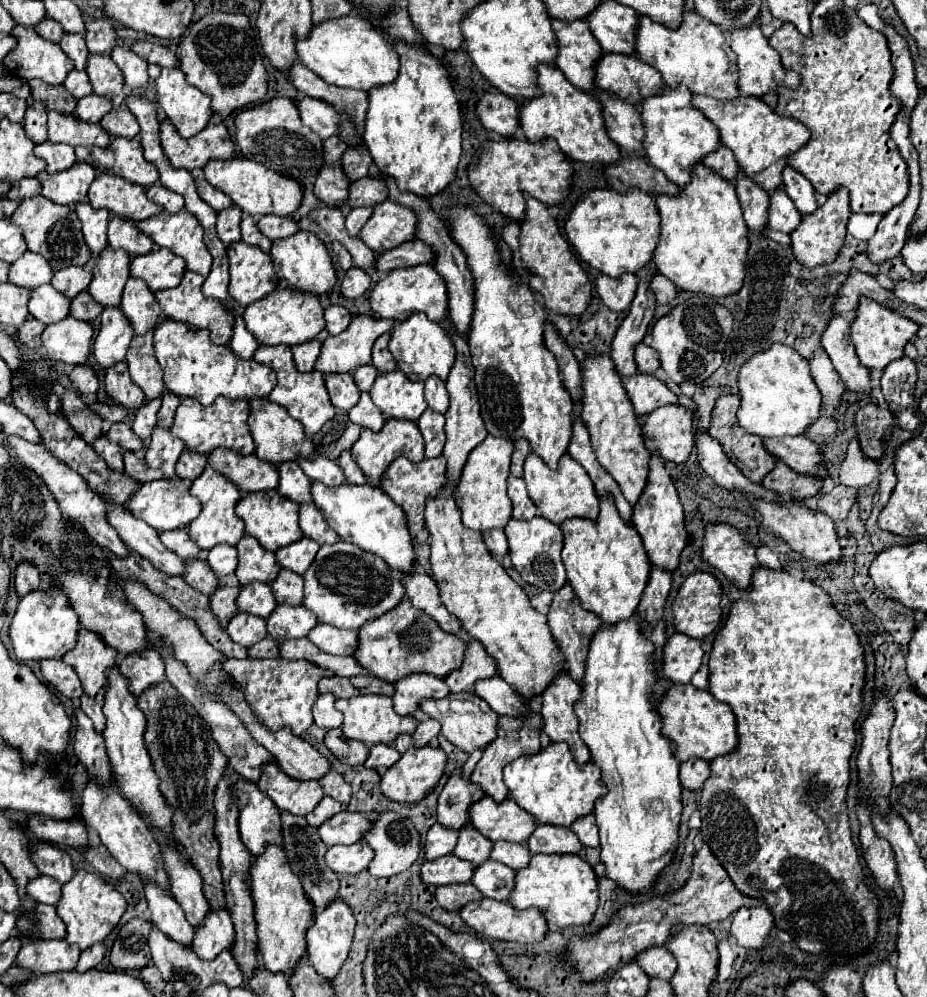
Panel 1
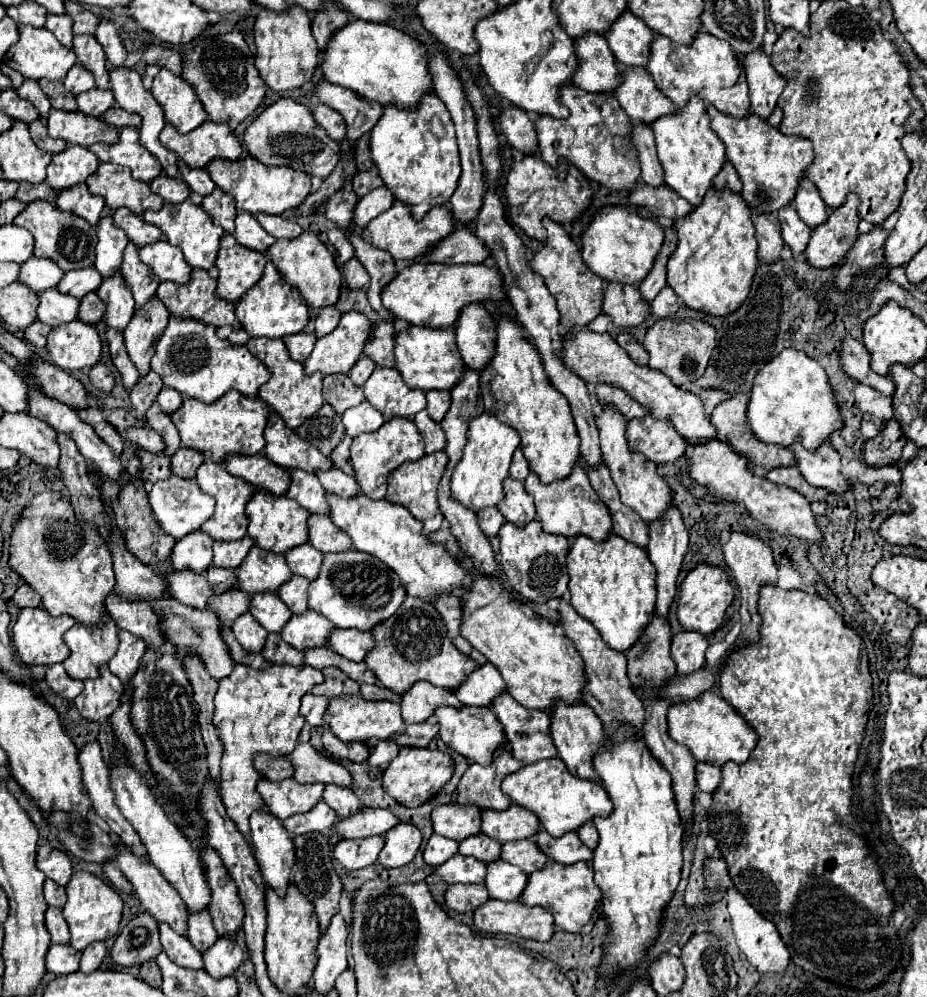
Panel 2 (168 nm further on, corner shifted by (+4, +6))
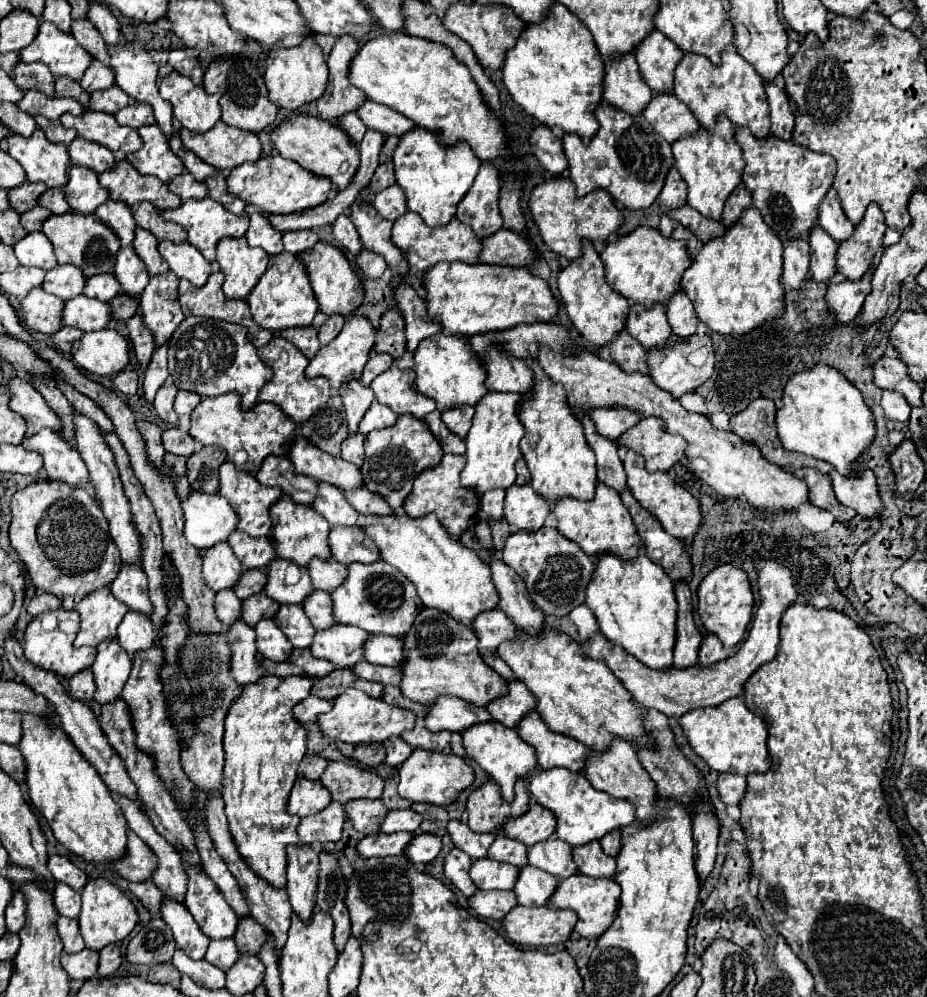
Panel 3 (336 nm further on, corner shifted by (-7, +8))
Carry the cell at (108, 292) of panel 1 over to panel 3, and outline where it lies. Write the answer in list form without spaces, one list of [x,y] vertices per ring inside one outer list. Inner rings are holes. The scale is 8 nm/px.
[[[106,200],[102,206],[96,208],[94,212],[106,226],[110,226],[116,236],[120,238],[122,246],[130,244],[134,240],[134,228],[136,228],[136,222],[134,222],[134,216],[130,212],[130,208],[124,204],[124,202],[116,202],[116,200]]]

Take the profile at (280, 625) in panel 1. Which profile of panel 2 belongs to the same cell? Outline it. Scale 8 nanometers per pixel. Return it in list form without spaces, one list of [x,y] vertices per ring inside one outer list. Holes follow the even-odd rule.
[[[305,610],[303,614],[293,614],[287,624],[281,628],[281,638],[297,650],[313,648],[315,644],[327,644],[327,636],[333,630],[333,624],[325,616]]]

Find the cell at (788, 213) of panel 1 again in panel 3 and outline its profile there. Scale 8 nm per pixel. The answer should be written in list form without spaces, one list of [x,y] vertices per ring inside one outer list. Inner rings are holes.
[[[818,226],[808,236],[808,244],[810,244],[810,256],[812,256],[812,262],[810,262],[812,280],[830,282],[838,270],[836,268],[838,244],[832,238],[828,238],[828,234],[824,234],[824,230]]]

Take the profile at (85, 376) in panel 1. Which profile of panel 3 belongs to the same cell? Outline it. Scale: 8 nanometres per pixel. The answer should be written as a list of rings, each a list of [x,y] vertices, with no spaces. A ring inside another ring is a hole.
[[[122,370],[114,376],[114,388],[126,396],[134,396],[138,392],[138,374],[132,370]]]

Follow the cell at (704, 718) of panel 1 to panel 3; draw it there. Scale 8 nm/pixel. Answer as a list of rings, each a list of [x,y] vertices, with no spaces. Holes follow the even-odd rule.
[[[730,698],[728,702],[714,708],[710,706],[692,710],[680,718],[680,726],[688,738],[688,744],[712,770],[732,772],[732,774],[718,774],[718,792],[724,804],[740,806],[740,800],[746,794],[746,776],[754,772],[764,774],[772,766],[770,754],[766,750],[766,736],[768,736],[766,722],[760,716],[752,714],[742,698]]]

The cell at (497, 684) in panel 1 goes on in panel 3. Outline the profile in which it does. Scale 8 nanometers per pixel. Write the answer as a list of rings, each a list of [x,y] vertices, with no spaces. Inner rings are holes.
[[[538,712],[528,714],[528,718],[520,722],[518,734],[536,750],[542,770],[552,768],[566,768],[572,772],[584,770],[588,748],[568,736],[552,732]]]

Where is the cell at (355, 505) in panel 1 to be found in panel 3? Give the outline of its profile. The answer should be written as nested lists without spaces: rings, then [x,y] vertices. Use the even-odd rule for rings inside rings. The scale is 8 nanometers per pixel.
[[[406,514],[384,518],[368,516],[362,520],[362,528],[380,548],[382,560],[406,574],[406,578],[416,586],[418,596],[426,608],[442,610],[462,626],[472,626],[478,614],[482,614],[484,610],[494,610],[498,606],[500,596],[492,582],[490,566],[480,560],[474,550],[466,548],[458,540],[454,542],[434,514],[418,520],[408,518]]]

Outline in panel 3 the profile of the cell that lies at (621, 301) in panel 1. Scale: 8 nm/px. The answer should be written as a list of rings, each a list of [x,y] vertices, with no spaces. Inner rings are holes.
[[[630,306],[630,316],[626,322],[626,330],[632,338],[636,338],[646,350],[664,348],[672,330],[666,320],[664,306],[656,306],[656,310],[644,310],[640,306]]]

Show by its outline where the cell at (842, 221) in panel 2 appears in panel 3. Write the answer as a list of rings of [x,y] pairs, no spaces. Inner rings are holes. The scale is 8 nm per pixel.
[[[868,206],[864,220],[852,234],[852,240],[840,242],[840,250],[836,254],[838,272],[844,274],[846,280],[856,282],[872,268],[874,256],[882,248],[884,232],[886,222],[880,206]]]

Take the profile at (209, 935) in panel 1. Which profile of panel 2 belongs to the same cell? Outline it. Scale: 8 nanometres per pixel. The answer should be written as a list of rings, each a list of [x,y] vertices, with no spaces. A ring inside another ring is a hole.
[[[219,936],[217,942],[203,952],[203,964],[211,976],[229,976],[243,962],[243,954],[245,952],[237,940]]]

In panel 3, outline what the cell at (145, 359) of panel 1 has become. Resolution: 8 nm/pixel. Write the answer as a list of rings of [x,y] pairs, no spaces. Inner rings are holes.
[[[172,272],[158,274],[150,278],[142,292],[140,310],[144,324],[154,332],[156,346],[168,342],[178,324],[184,320],[178,302],[178,282],[178,276]]]

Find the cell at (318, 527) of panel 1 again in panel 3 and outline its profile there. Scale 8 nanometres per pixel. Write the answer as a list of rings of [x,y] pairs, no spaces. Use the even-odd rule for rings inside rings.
[[[334,526],[330,532],[330,550],[332,558],[336,558],[346,566],[352,562],[372,564],[380,560],[380,550],[360,528]]]

